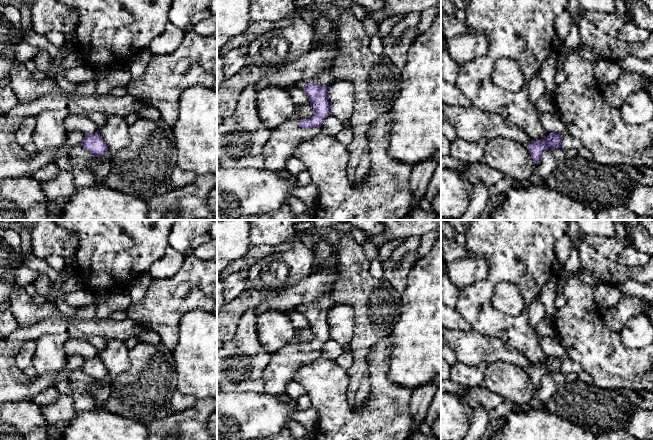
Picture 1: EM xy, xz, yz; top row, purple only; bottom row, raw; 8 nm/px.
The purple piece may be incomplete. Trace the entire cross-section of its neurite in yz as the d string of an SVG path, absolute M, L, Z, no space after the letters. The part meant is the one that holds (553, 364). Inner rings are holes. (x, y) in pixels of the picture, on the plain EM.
M441 328L441 337L455 353L458 362L468 366L486 365L503 361L515 364L525 370L536 388L544 375L561 372L562 360L550 357L540 364L532 364L518 350L497 337L486 337L474 329L469 331Z

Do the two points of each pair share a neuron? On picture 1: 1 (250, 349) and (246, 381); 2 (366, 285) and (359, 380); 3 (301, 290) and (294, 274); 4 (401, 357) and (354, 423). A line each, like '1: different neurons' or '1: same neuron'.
1: same neuron
2: same neuron
3: different neurons
4: different neurons

